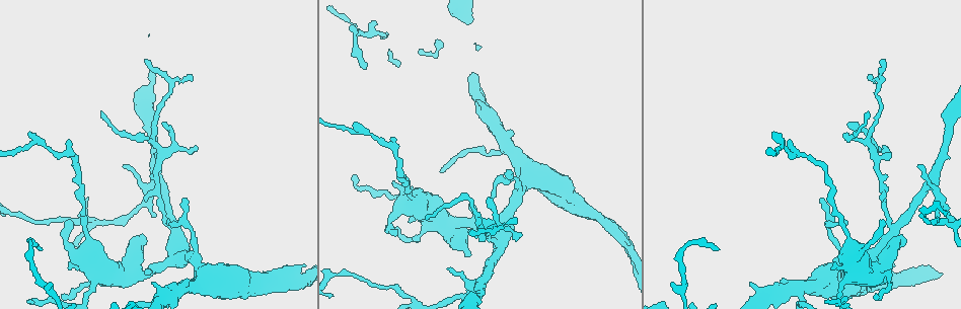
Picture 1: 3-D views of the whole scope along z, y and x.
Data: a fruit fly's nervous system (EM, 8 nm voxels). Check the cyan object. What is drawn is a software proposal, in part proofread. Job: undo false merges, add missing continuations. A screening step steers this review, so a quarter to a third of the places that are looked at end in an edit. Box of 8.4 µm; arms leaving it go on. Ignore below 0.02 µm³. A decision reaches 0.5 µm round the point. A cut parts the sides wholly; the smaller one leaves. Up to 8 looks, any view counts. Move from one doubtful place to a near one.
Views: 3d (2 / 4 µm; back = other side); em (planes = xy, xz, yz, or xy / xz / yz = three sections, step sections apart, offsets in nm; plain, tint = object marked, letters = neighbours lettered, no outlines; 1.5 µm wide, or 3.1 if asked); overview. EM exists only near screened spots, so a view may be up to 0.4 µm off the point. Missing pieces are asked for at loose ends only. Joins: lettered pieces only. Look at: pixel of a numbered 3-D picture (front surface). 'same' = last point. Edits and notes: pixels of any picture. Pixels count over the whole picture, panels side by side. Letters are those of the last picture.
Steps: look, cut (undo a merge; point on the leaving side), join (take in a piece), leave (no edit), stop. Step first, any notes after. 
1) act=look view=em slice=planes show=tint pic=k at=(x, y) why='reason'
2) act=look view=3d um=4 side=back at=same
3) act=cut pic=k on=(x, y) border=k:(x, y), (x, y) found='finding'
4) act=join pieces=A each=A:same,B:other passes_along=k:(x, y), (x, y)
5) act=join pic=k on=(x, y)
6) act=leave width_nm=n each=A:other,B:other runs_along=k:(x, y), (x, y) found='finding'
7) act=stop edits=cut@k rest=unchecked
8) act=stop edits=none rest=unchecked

act=look view=3d um=2 pic=1 at=(170, 222) why='an open end'

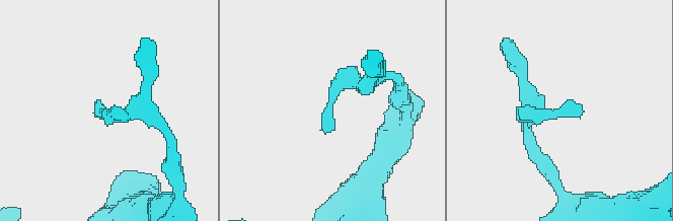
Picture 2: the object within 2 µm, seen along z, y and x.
act=look view=em slice=planes show=plain pic=2 at=(330, 132)

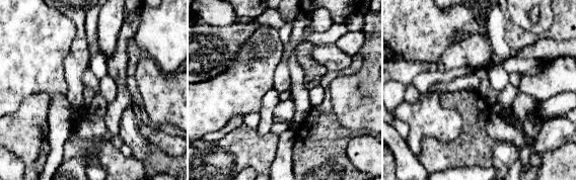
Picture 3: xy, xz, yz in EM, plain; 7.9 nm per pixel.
act=look view=em slice=planes show=letters at=same

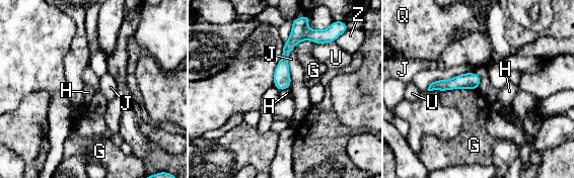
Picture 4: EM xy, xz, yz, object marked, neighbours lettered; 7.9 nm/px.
act=leave each=G:other,H:other,J:other,Q:other,U:other,Z:other runs_along=4:(296, 29), (280, 87) found='none of them fits'

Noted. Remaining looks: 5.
act=look view=3d um=2 pic=1 at=(151, 284) why='branch stops here'

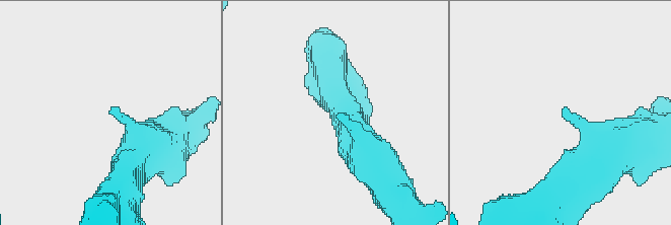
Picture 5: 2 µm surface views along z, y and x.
act=look view=em slice=planes show=letters pic=5 at=(568, 109)

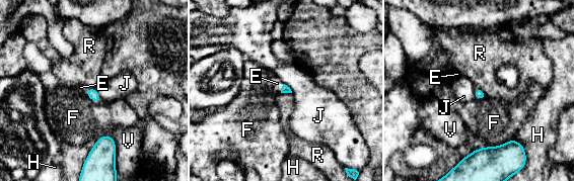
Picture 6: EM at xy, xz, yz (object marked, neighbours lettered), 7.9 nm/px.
act=join pieces=E longest_contact=F:240nm each=E:same,F:other,H:other,J:other,R:other,V:other found='it goes on there'

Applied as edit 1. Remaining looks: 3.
act=stop edits=join@6 rest=unchecked

